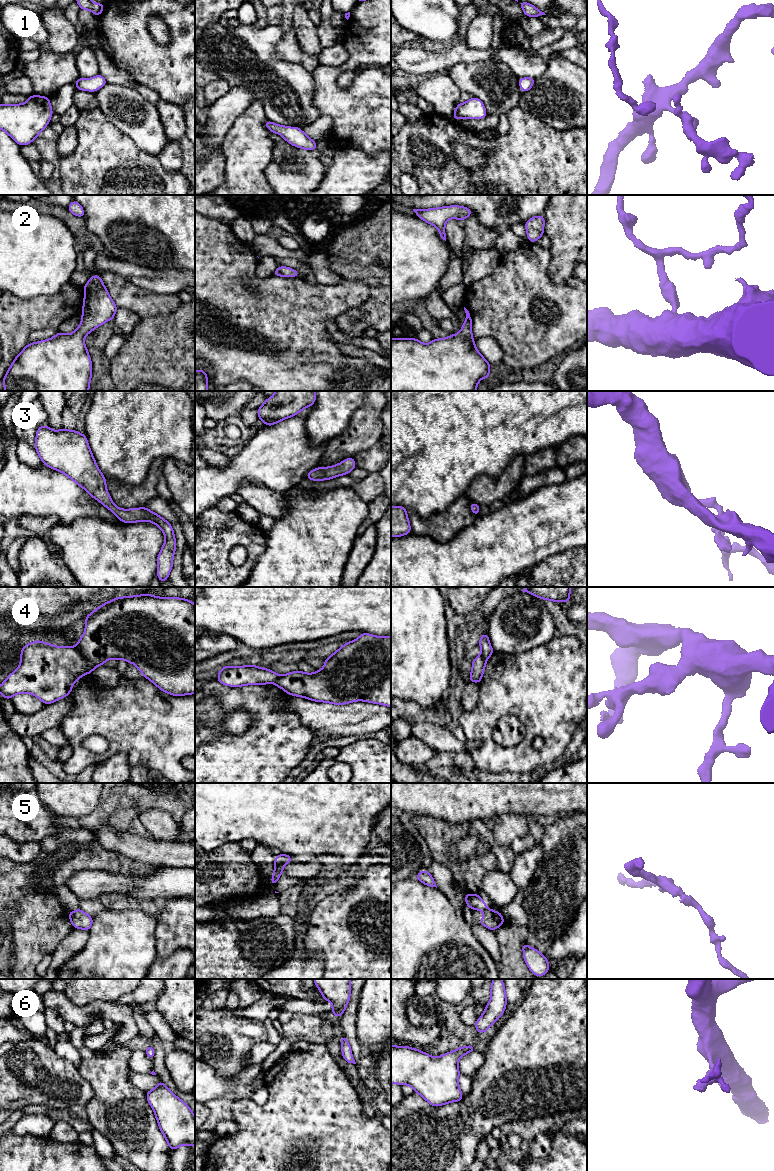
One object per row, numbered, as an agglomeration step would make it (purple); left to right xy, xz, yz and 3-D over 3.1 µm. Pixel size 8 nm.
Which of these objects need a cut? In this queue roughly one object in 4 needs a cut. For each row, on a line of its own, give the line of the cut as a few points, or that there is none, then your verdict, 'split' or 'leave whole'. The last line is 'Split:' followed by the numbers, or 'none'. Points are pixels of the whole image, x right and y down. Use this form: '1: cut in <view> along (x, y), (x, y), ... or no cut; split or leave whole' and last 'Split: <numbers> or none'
1: no cut; leave whole
2: no cut; leave whole
3: no cut; leave whole
4: cut in xy along (75, 648), (94, 667); split
5: cut in yz along (488, 909), (483, 911); split
6: no cut; leave whole
Split: 4, 5

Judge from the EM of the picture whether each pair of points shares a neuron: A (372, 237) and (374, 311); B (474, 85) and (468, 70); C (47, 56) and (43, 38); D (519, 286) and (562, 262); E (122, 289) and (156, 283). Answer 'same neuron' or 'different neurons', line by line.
A: same neuron
B: same neuron
C: different neurons
D: different neurons
E: different neurons

